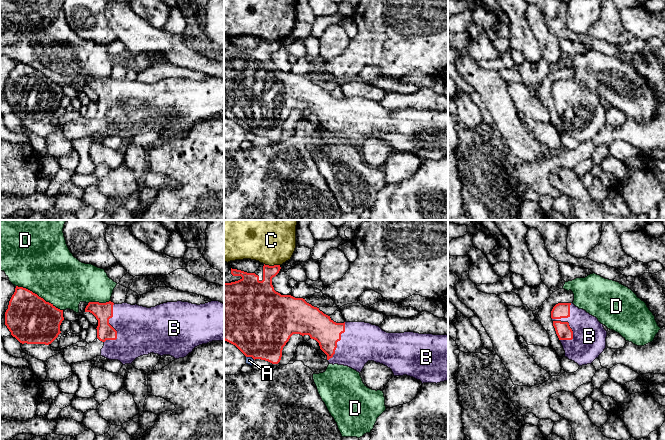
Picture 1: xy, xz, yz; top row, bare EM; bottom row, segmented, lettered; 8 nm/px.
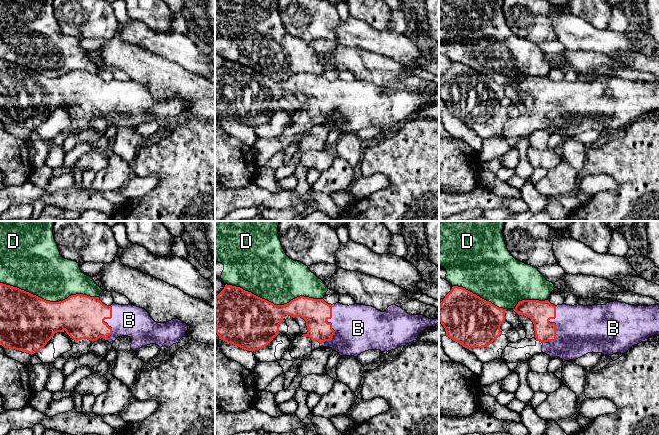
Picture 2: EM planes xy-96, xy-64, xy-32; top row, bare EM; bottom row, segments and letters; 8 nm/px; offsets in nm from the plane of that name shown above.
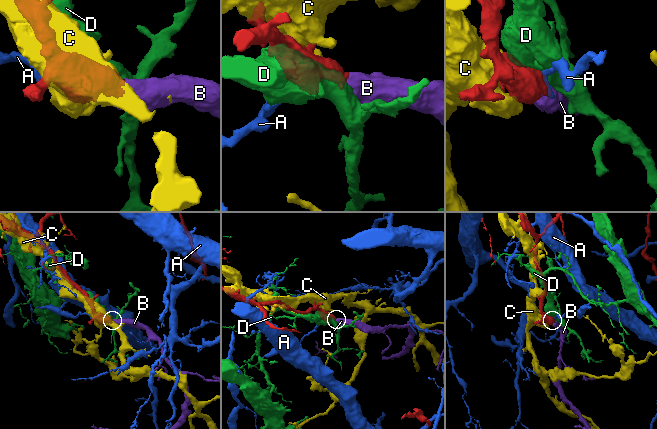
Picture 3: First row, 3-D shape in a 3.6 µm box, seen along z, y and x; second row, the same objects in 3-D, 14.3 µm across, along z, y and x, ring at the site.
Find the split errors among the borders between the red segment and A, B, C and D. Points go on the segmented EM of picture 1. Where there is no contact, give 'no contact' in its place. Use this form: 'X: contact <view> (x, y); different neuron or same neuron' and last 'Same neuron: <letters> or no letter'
A: contact xz (250, 356); different neuron
B: contact yz (567, 322); same neuron
C: contact xz (272, 266); different neuron
D: contact xy (38, 296); different neuron
Same neuron: B

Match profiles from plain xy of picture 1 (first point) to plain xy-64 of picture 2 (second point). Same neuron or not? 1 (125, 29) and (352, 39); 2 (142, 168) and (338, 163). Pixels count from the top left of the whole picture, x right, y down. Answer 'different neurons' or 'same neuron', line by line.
1: same neuron
2: different neurons

